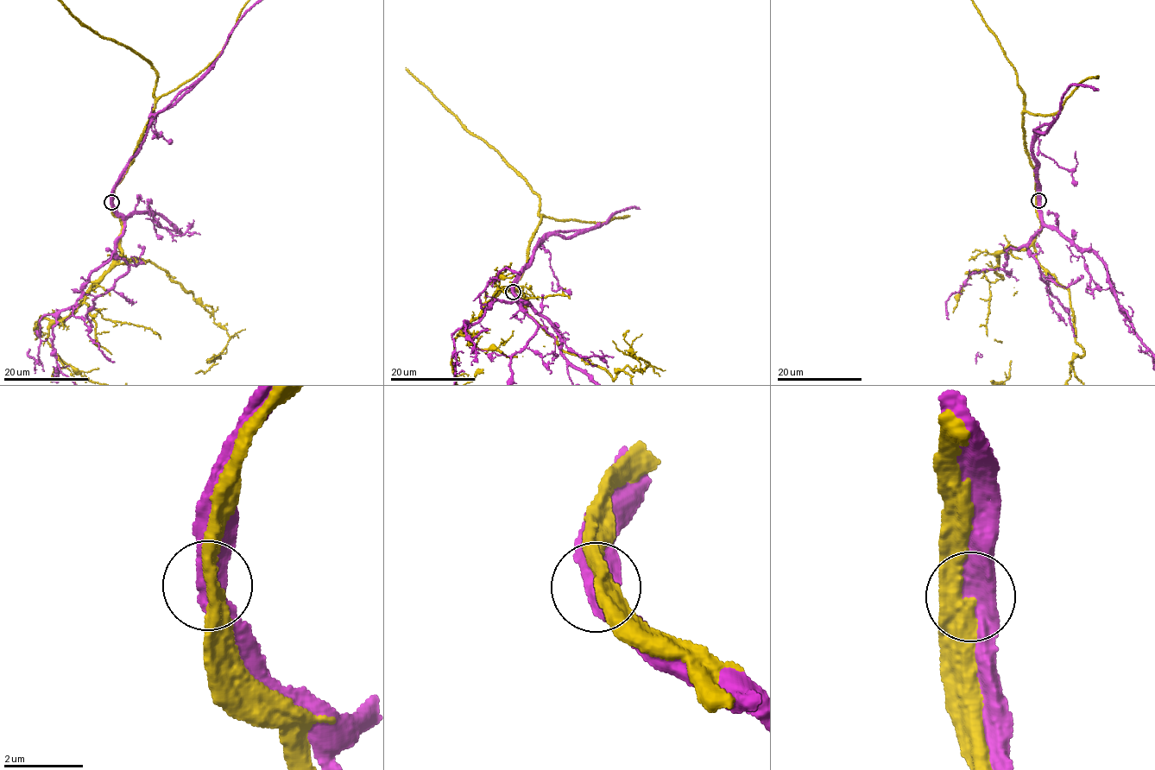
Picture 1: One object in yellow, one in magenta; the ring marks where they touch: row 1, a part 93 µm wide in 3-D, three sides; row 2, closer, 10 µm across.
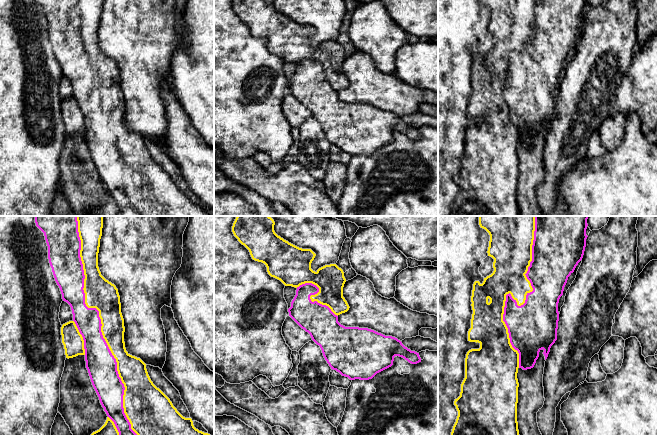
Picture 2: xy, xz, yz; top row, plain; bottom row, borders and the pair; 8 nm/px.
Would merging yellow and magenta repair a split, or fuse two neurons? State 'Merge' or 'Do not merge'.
Do not merge

